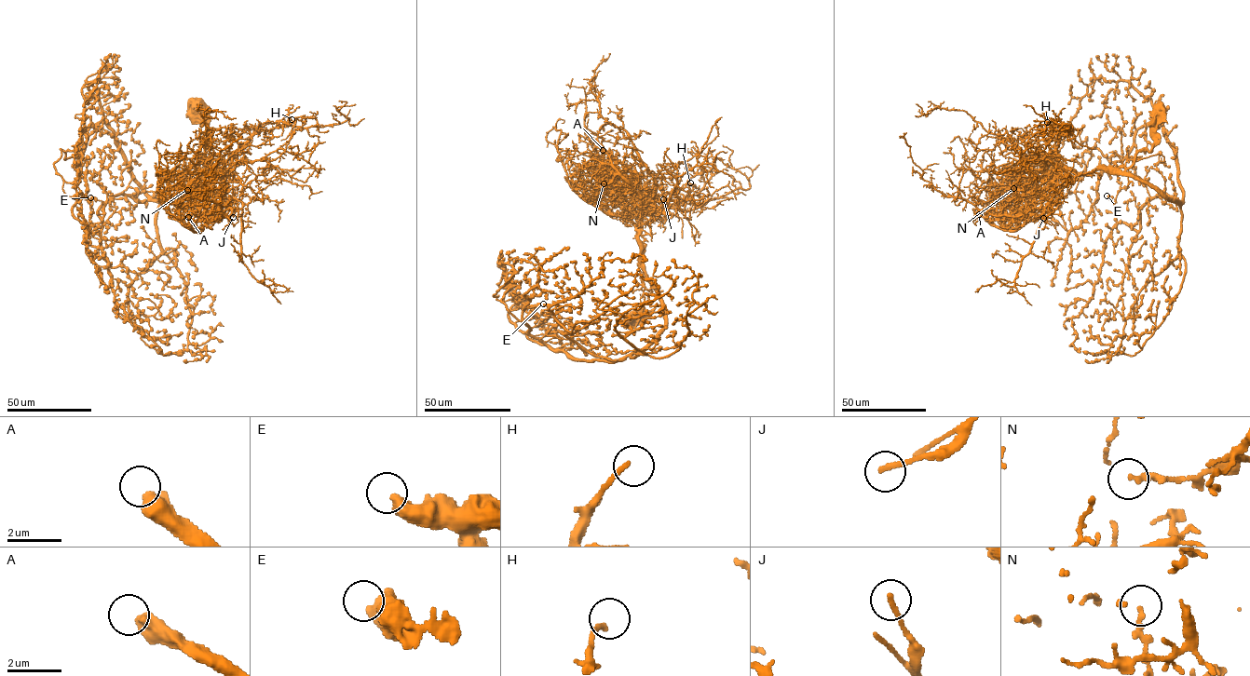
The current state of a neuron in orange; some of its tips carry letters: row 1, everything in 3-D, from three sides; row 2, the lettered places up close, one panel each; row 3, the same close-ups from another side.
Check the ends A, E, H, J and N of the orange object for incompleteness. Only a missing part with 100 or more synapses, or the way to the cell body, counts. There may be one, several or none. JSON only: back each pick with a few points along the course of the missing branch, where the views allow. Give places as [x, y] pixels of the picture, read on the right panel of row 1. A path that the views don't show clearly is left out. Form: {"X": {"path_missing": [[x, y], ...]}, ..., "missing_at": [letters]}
{"A": {"path_missing": [[979, 214], [966, 198], [948, 183], [947, 173], [957, 176]]}, "missing_at": ["A"]}

